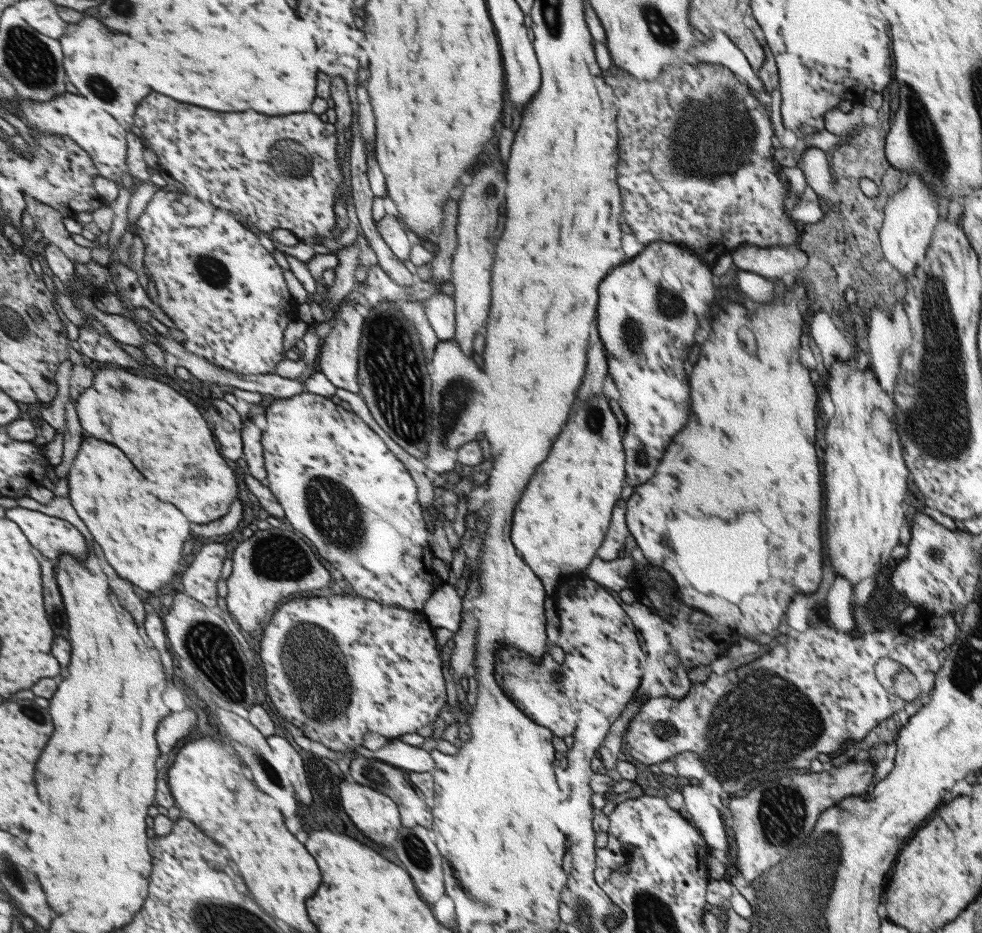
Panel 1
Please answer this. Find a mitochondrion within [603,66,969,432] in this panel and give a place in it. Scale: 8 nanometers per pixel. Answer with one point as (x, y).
(923, 132)

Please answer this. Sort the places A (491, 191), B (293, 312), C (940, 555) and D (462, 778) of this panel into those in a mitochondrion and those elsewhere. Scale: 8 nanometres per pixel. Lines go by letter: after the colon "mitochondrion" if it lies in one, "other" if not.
A: other
B: other
C: mitochondrion
D: other

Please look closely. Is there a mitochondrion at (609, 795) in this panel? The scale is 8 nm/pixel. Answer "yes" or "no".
no

